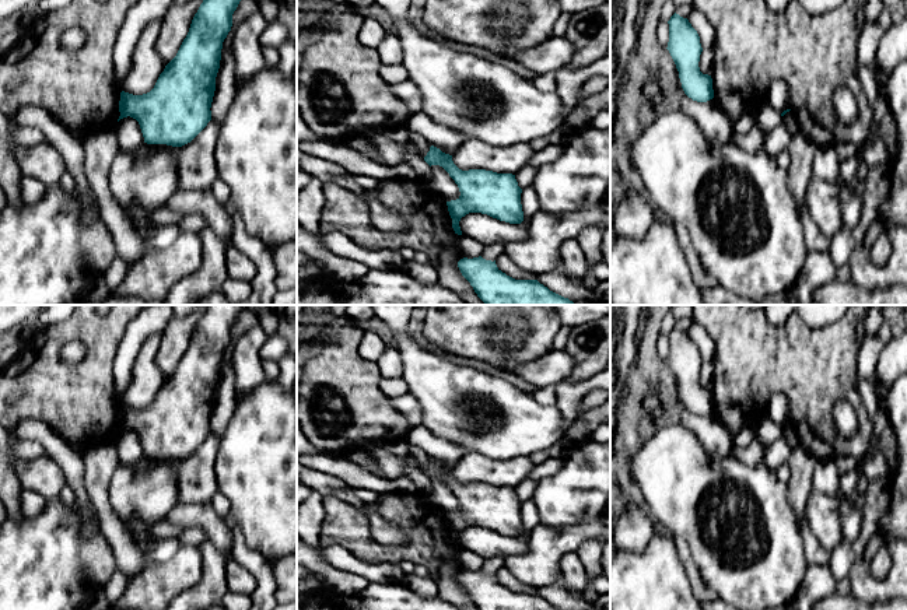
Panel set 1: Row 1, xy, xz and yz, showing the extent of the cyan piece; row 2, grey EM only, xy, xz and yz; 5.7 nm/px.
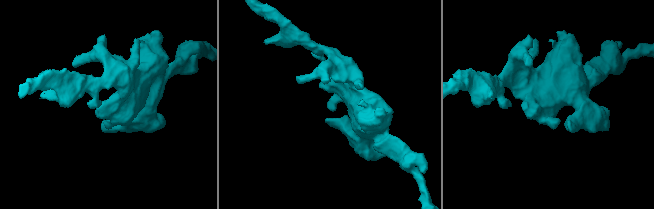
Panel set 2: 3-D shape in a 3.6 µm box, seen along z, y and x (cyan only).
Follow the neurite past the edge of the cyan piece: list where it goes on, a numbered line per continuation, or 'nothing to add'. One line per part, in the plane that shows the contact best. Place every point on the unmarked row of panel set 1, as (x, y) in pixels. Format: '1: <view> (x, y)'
nothing to add

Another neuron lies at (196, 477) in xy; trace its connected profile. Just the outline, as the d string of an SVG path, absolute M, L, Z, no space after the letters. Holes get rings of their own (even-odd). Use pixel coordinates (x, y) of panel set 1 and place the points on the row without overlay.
M211 432L190 456L172 460L178 478L178 502L211 502L213 495L218 491L214 463L220 439Z

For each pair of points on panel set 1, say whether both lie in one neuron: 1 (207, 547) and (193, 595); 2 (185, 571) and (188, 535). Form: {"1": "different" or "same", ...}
{"1": "same", "2": "different"}

